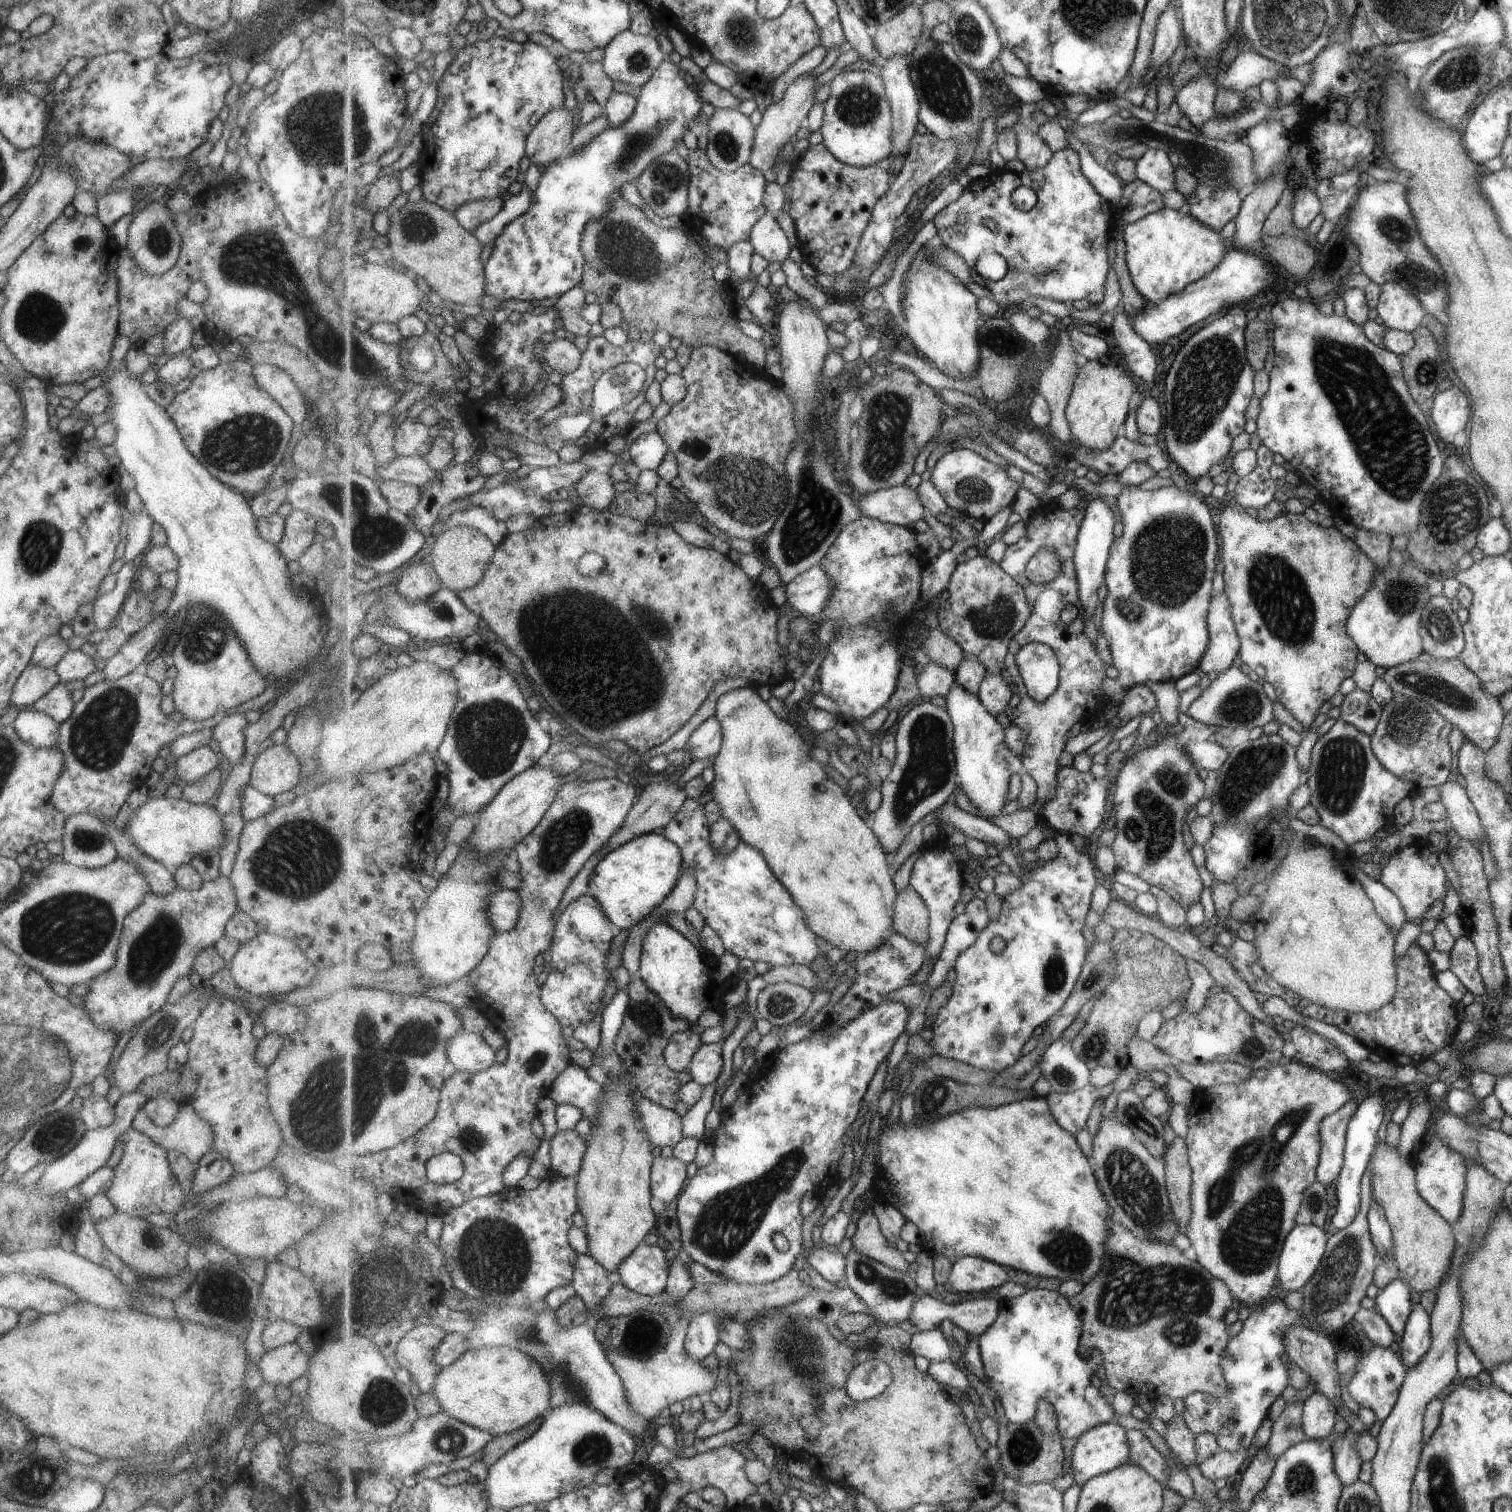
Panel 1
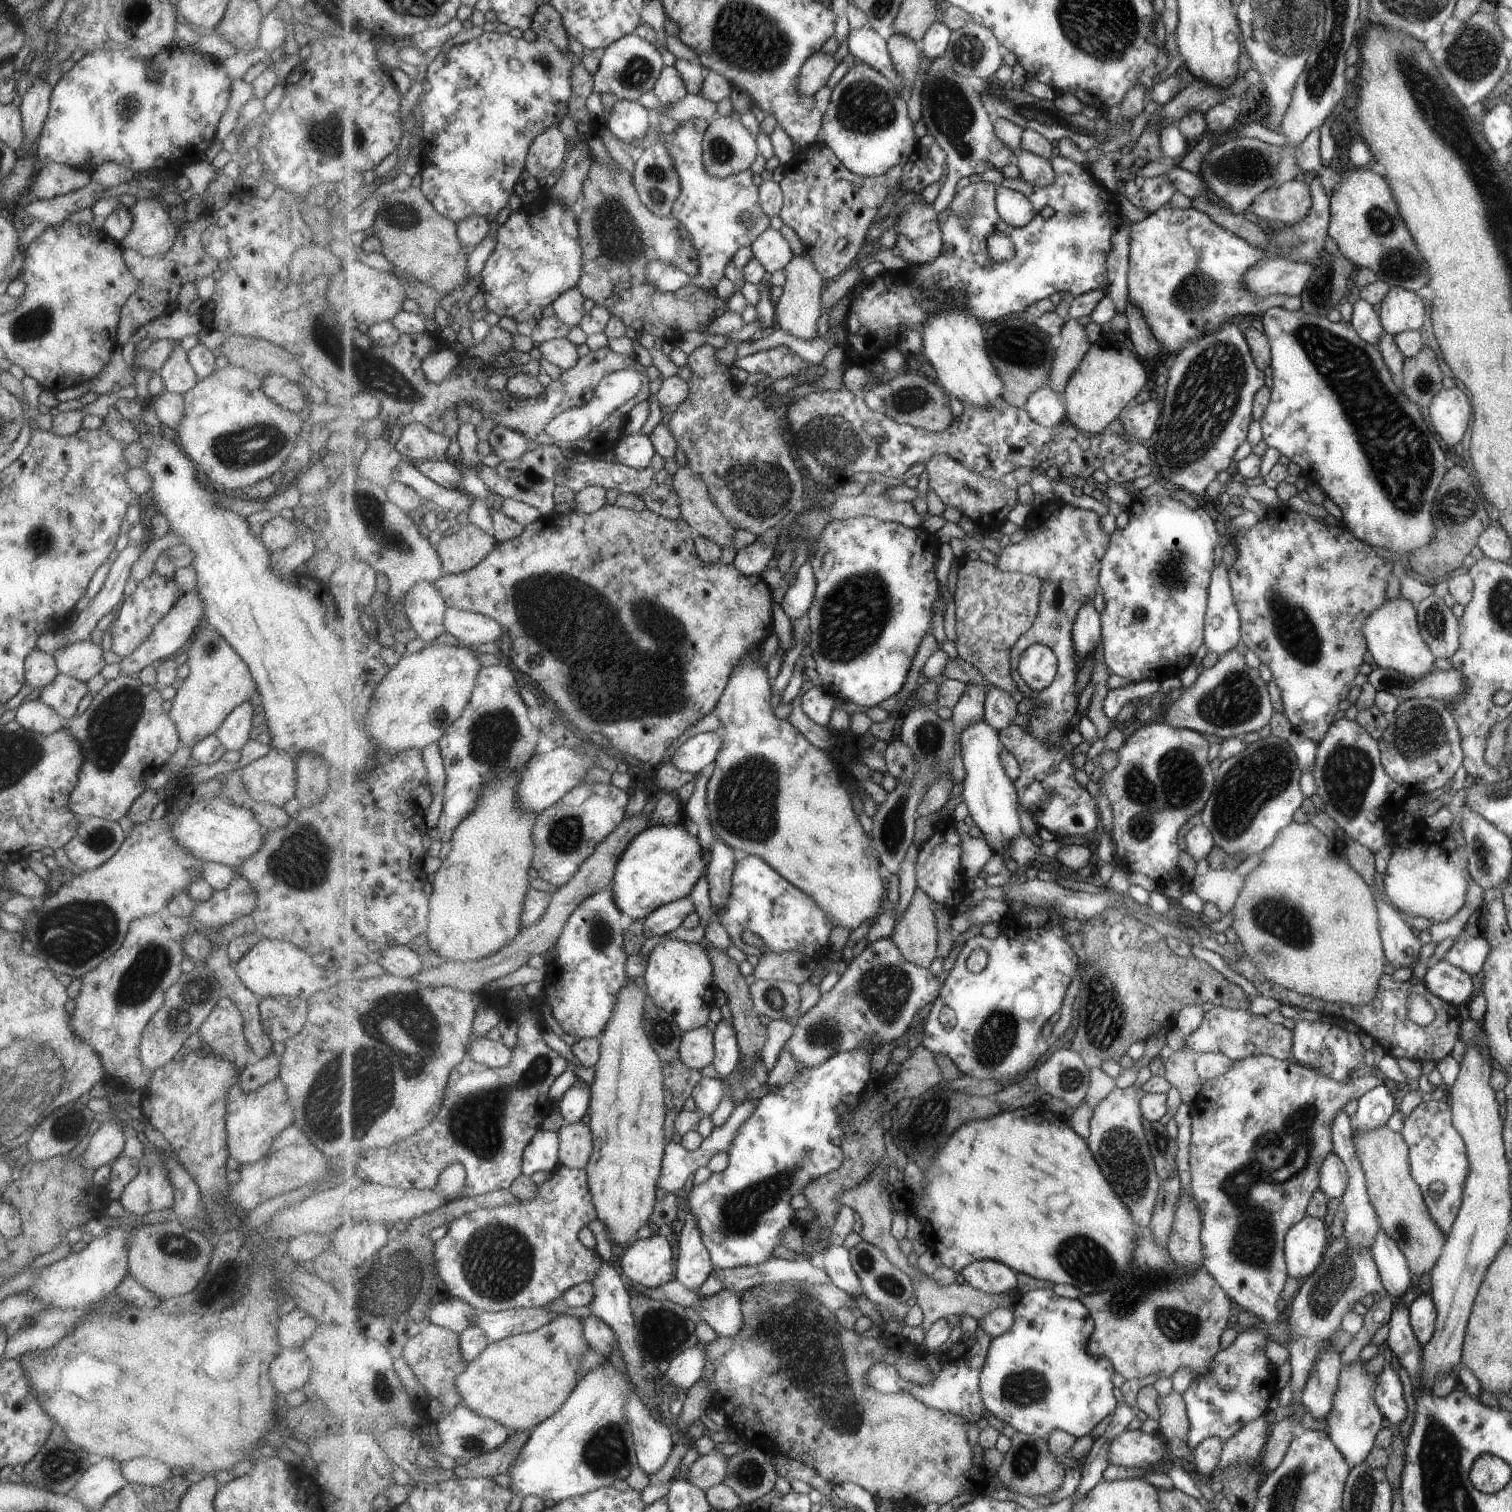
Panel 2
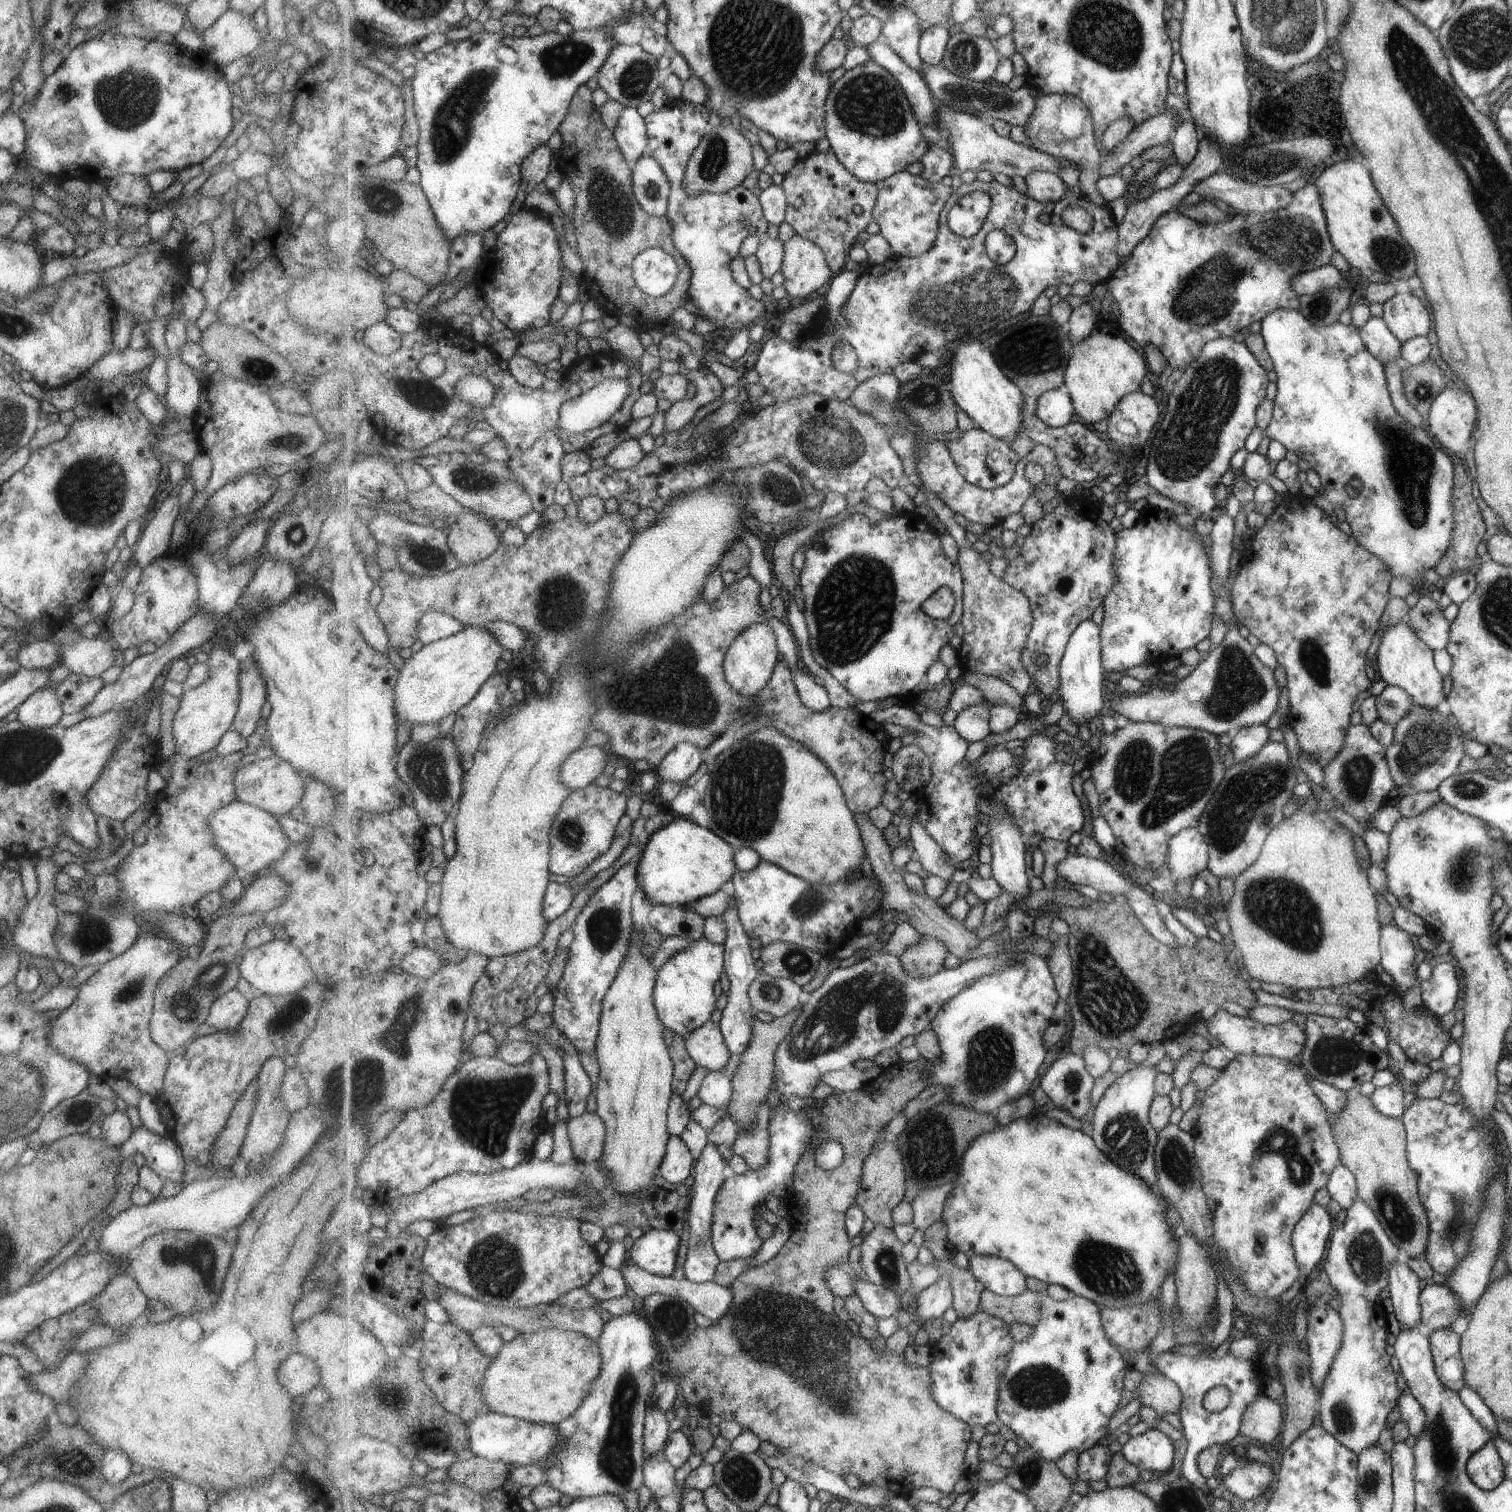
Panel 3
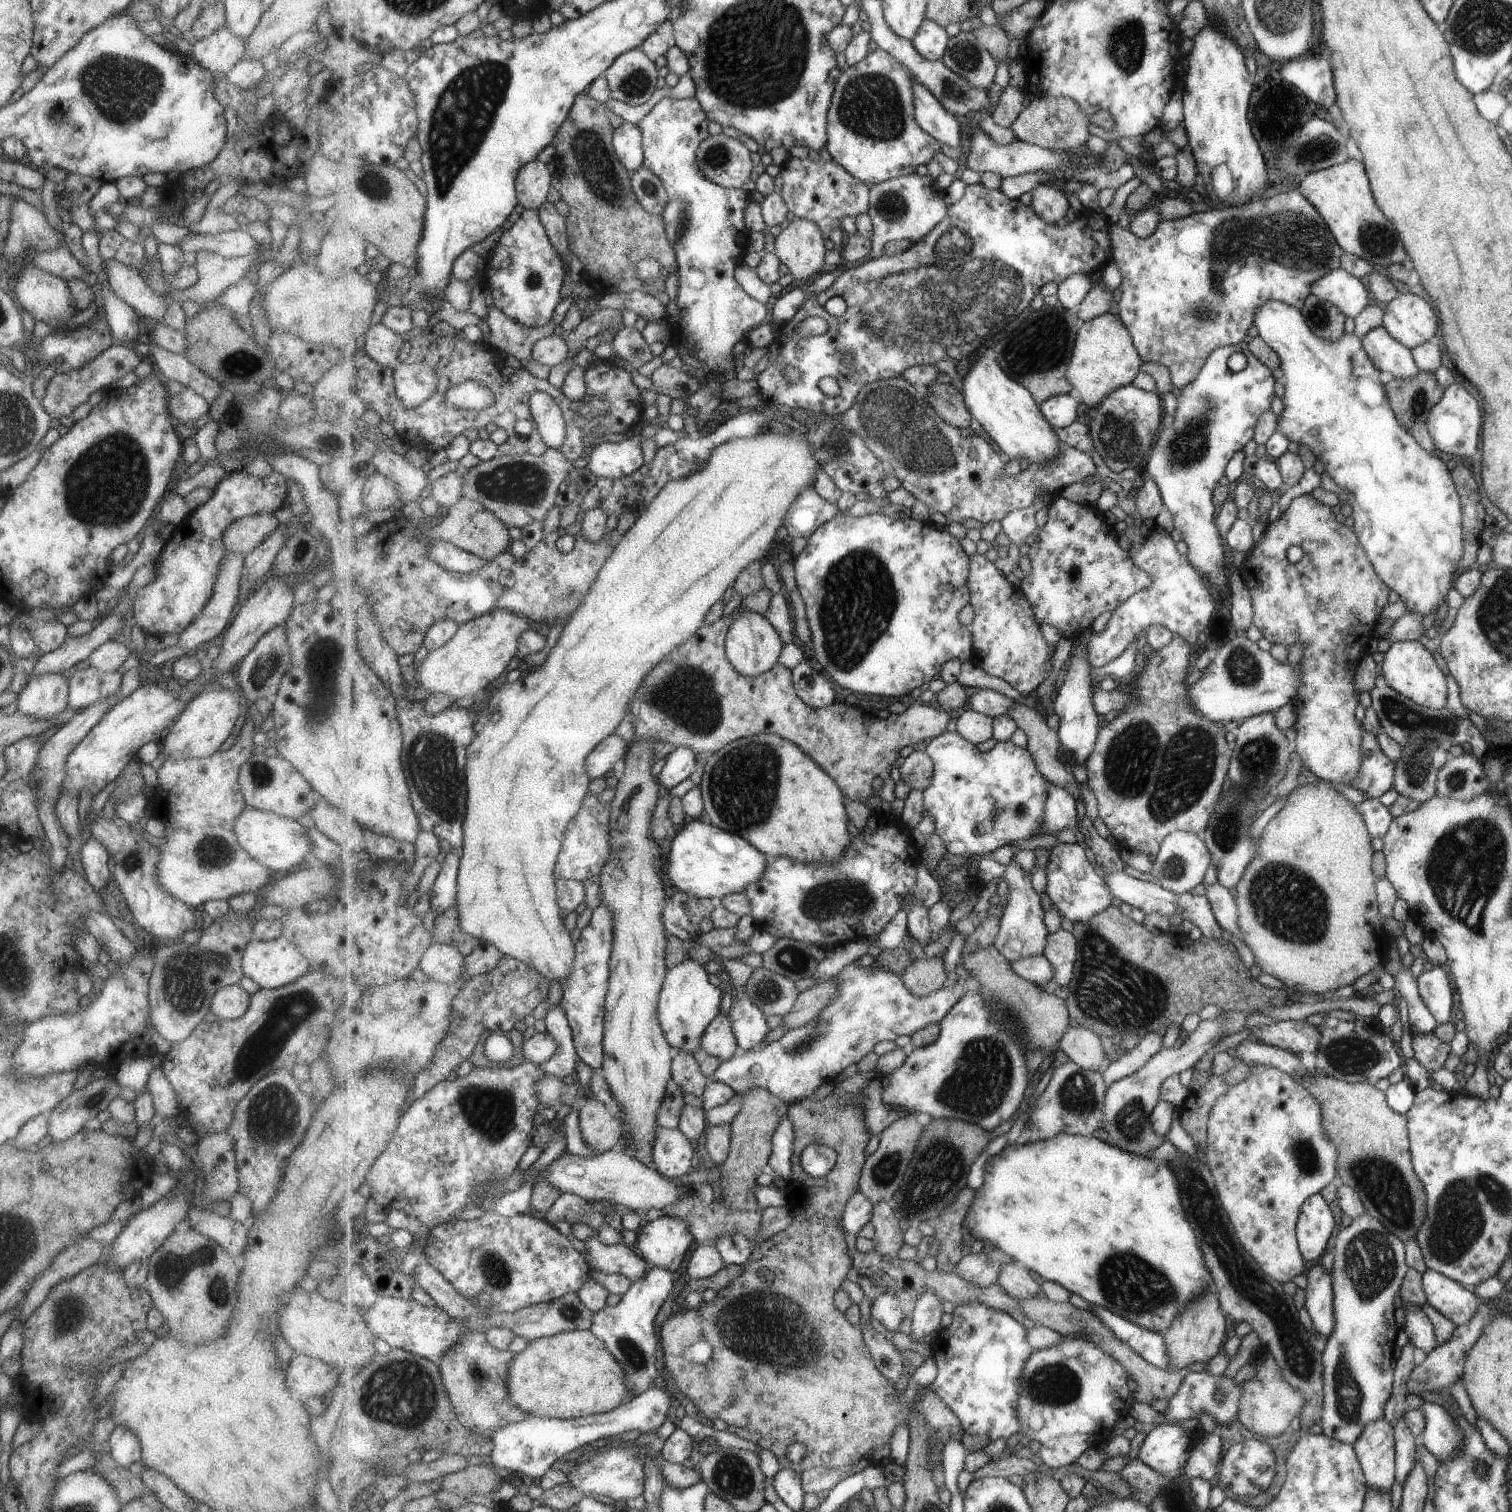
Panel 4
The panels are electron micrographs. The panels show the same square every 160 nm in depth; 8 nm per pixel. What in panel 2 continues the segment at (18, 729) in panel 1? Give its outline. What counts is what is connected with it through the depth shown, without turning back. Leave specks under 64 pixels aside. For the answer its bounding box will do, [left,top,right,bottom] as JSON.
[14,695,61,735]

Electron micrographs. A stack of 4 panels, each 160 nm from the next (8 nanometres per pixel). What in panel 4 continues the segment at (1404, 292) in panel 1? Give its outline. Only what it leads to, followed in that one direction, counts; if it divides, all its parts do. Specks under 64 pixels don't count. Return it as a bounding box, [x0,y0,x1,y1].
[1382,293,1437,349]

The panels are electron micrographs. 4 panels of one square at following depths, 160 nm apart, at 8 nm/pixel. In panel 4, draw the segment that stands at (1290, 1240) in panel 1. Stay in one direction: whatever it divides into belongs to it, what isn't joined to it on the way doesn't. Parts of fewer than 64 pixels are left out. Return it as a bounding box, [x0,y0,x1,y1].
[1297,1192,1335,1262]

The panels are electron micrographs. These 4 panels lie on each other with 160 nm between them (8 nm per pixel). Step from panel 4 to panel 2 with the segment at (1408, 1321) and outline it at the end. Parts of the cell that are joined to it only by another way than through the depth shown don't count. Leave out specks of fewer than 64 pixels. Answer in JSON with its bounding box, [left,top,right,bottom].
[1370,1228,1412,1299]

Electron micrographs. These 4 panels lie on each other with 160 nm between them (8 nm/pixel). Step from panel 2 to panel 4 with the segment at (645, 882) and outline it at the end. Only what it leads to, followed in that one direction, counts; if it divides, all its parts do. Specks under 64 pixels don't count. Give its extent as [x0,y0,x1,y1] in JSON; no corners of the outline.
[663,819,769,901]

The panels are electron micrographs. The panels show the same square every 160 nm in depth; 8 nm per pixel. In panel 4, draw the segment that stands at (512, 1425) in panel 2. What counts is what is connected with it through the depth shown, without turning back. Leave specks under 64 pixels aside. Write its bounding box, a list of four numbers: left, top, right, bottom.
[508,1330,633,1419]

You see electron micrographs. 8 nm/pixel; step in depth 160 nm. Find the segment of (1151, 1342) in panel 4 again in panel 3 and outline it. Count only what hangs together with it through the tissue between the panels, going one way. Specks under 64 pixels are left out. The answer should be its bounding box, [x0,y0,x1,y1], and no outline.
[1152,1349,1263,1491]

